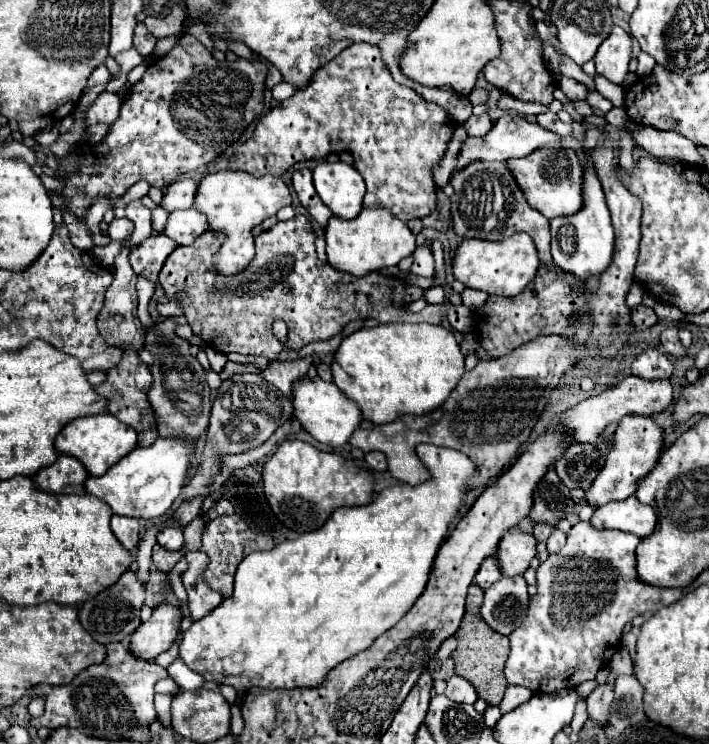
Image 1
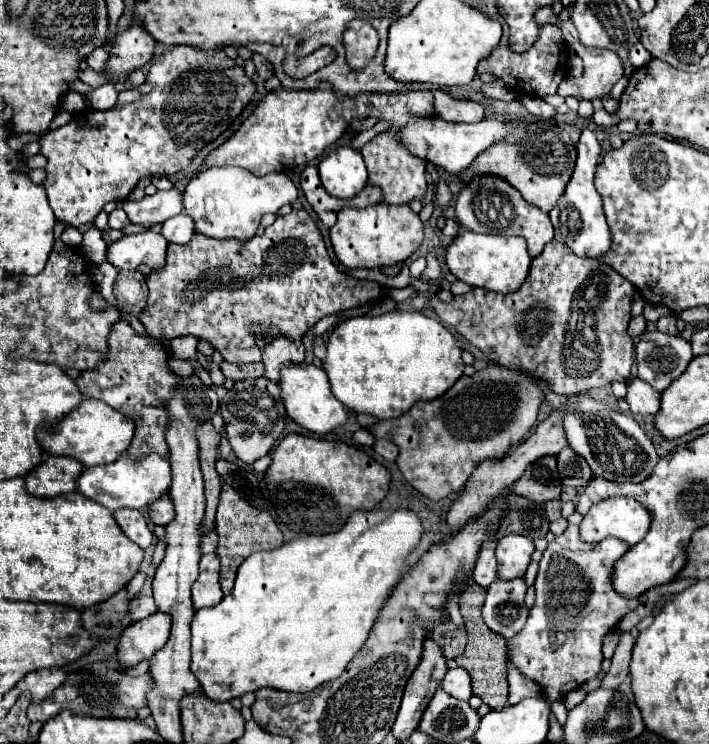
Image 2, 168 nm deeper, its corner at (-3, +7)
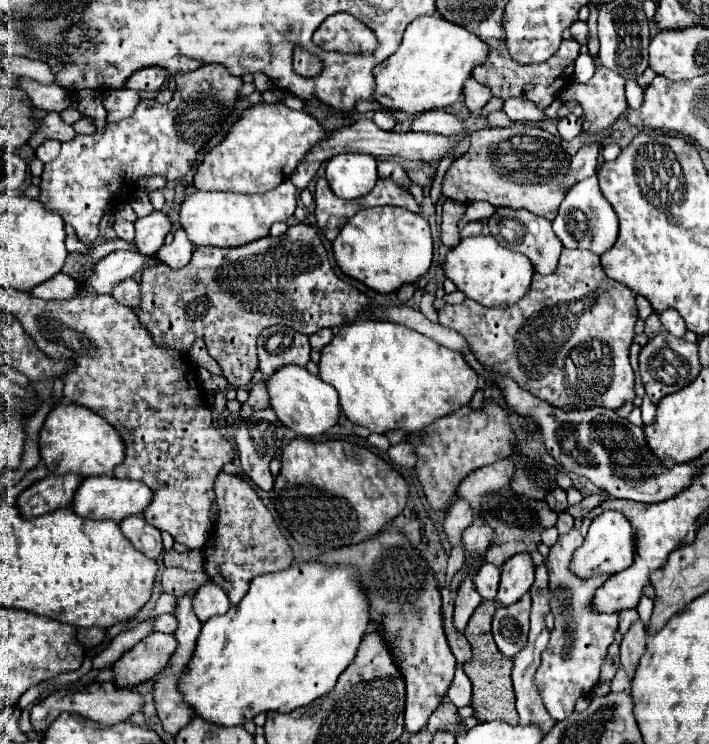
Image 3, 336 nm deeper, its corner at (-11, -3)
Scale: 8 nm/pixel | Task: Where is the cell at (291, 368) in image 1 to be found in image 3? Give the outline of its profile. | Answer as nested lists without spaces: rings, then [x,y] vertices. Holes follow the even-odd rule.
[[[287,326],[265,328],[257,338],[259,352],[259,372],[269,376],[281,366],[297,364],[307,366],[309,362],[309,338]]]

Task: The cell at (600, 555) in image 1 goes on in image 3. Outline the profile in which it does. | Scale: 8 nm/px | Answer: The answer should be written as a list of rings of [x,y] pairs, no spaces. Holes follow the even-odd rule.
[[[577,528],[561,534],[557,542],[551,546],[545,566],[549,570],[549,590],[551,590],[551,612],[555,616],[555,630],[551,632],[549,646],[541,656],[541,664],[535,672],[535,686],[543,698],[547,712],[551,712],[553,720],[563,720],[575,708],[575,702],[581,696],[587,696],[591,688],[599,682],[599,672],[603,660],[607,656],[607,648],[615,640],[617,630],[617,614],[599,614],[591,610],[591,598],[595,590],[609,578],[593,576],[591,580],[577,578],[569,570],[569,562],[573,552],[583,544],[583,536]]]

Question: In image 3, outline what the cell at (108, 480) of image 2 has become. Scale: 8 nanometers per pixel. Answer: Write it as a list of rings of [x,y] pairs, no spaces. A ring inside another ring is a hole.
[[[91,476],[91,478],[85,478],[77,488],[75,500],[73,500],[73,512],[77,512],[77,516],[83,516],[83,518],[121,522],[131,514],[141,514],[149,504],[151,504],[151,490],[143,482],[119,480],[113,476]]]

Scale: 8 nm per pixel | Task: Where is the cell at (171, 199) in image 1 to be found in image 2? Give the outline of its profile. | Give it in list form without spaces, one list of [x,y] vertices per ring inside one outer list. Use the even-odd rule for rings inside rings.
[[[173,186],[171,190],[159,190],[153,196],[145,196],[139,202],[125,200],[123,210],[133,224],[153,226],[183,212],[183,194]]]

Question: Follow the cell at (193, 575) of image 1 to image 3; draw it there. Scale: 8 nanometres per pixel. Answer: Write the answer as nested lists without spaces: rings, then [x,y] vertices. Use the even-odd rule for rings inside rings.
[[[205,584],[193,596],[193,612],[201,622],[207,622],[215,614],[225,614],[229,610],[229,598],[217,584]]]

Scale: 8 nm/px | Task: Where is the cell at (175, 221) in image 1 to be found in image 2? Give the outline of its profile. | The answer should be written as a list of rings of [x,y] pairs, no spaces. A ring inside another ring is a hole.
[[[177,214],[169,220],[163,222],[163,232],[161,232],[169,242],[175,244],[187,244],[193,234],[195,234],[195,222],[187,214]]]

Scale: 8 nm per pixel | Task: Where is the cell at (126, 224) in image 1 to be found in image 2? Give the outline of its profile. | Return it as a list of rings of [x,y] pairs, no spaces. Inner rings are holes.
[[[117,208],[117,210],[113,210],[113,212],[109,214],[109,226],[111,226],[111,228],[117,228],[117,230],[123,230],[123,228],[125,228],[125,226],[129,226],[129,224],[131,224],[131,220],[127,218],[125,210]]]

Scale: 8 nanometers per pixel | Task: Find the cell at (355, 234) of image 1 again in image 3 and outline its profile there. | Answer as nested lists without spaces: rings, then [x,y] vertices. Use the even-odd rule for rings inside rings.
[[[381,206],[361,210],[341,228],[333,240],[333,256],[343,274],[363,282],[367,288],[389,294],[397,292],[403,284],[417,282],[433,260],[433,238],[429,222],[415,212],[395,206]]]

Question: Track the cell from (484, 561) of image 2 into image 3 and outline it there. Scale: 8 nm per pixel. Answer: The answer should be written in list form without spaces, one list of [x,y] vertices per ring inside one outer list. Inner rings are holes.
[[[483,564],[475,574],[473,584],[485,600],[495,600],[497,588],[499,588],[499,576],[501,576],[501,570],[493,564]]]

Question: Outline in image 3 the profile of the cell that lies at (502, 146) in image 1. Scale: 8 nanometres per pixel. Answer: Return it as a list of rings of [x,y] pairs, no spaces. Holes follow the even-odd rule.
[[[361,118],[353,126],[337,128],[333,132],[327,132],[327,136],[319,144],[315,144],[311,148],[311,152],[307,152],[303,162],[295,168],[295,172],[291,174],[291,182],[299,190],[307,188],[307,184],[311,182],[311,178],[315,176],[319,166],[323,162],[327,162],[329,158],[333,158],[337,154],[343,154],[343,152],[361,152],[361,154],[371,154],[371,156],[401,156],[401,158],[407,158],[407,160],[437,162],[437,160],[443,160],[445,156],[449,156],[455,146],[457,146],[457,140],[451,138],[451,136],[427,134],[427,132],[407,132],[407,134],[401,134],[401,132],[383,132],[381,128],[375,126],[373,120]]]

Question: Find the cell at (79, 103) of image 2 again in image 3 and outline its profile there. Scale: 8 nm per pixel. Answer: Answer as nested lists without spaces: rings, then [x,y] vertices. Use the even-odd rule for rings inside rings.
[[[149,66],[149,68],[143,68],[141,72],[135,72],[125,88],[129,90],[149,90],[149,92],[157,92],[163,82],[167,80],[167,70],[165,68],[159,68],[159,66]]]

